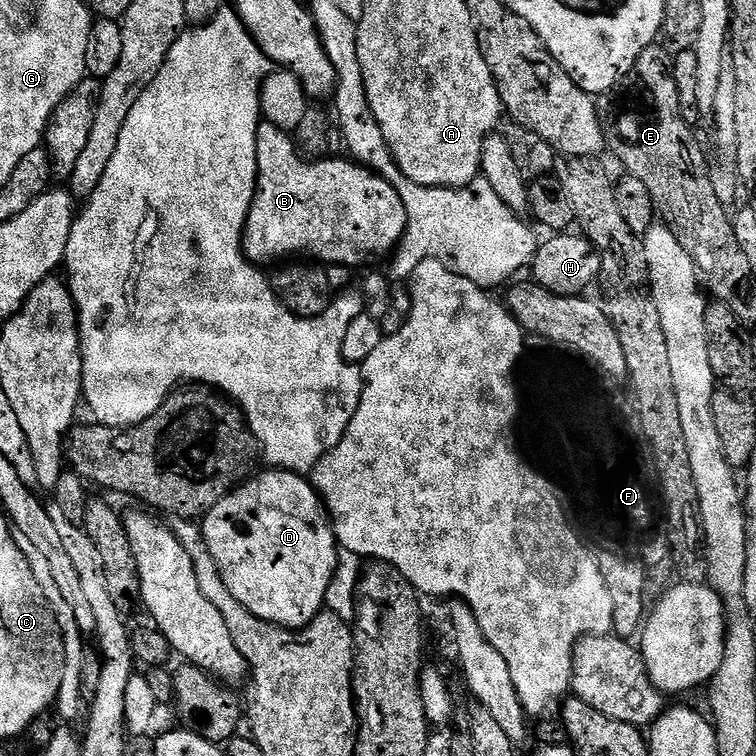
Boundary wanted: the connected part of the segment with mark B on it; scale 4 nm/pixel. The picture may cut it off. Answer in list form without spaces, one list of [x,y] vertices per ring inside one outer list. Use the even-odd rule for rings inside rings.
[[[267,122],[261,123],[256,135],[256,193],[244,227],[244,255],[253,264],[265,266],[271,260],[283,261],[285,258],[295,257],[292,256],[295,252],[305,252],[308,255],[305,257],[319,258],[328,266],[372,264],[384,255],[387,257],[395,253],[397,244],[408,229],[406,206],[402,206],[398,190],[394,190],[390,182],[386,182],[363,164],[348,158],[336,159],[340,158],[305,158],[297,141],[283,128]]]

